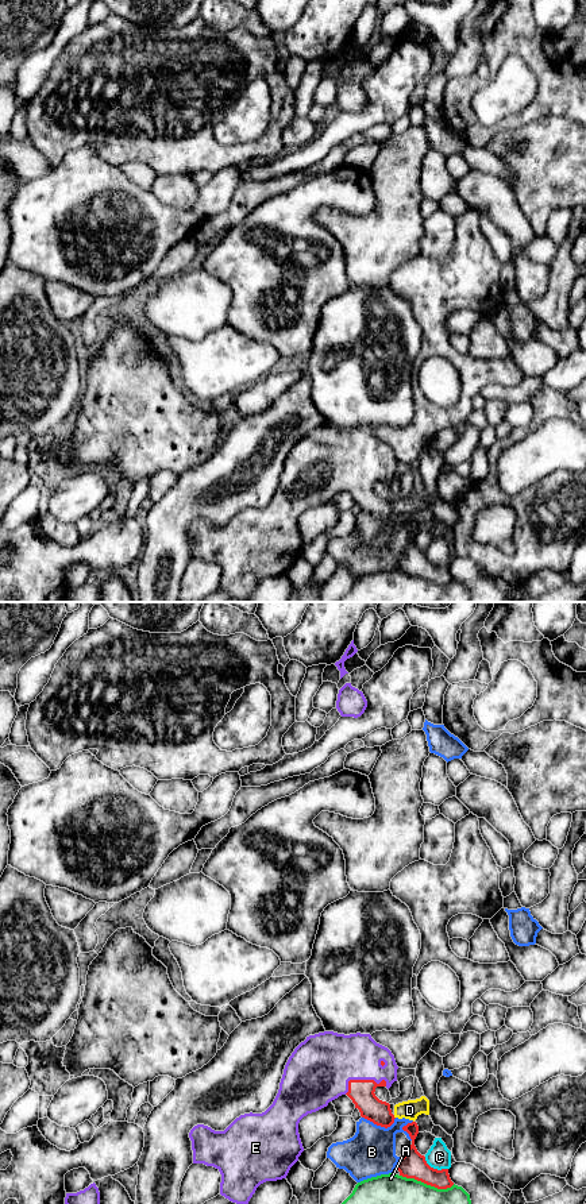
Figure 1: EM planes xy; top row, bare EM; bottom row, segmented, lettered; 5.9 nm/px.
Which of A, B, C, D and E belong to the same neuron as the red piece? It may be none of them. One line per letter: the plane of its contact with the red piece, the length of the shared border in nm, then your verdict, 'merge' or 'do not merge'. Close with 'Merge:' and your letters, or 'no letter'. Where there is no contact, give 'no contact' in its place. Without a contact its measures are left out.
A: meets red in xy; contact 340 nm long; do not merge
B: meets red in xy; contact 200 nm long; do not merge
C: meets red in xy; contact 160 nm long; do not merge
D: meets red in xy; contact 30 nm long; do not merge
E: meets red in xy; contact 260 nm long; merge
Merge: E

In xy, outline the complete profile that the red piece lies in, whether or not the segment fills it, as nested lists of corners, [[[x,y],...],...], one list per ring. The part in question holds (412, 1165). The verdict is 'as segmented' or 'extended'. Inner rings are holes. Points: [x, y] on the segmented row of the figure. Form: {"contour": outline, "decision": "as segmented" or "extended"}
{"contour": [[[408,1123],[402,1127],[402,1130],[409,1134],[412,1145],[397,1164],[397,1170],[400,1172],[400,1176],[415,1178],[437,1189],[451,1188],[454,1182],[450,1178],[448,1169],[437,1170],[431,1168],[427,1164],[425,1157],[417,1151],[415,1146],[415,1139],[419,1134],[417,1123]]], "decision": "as segmented"}

